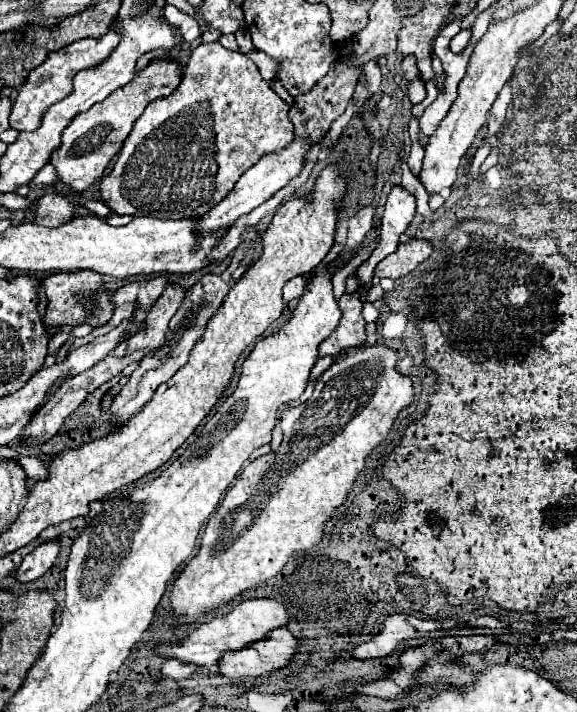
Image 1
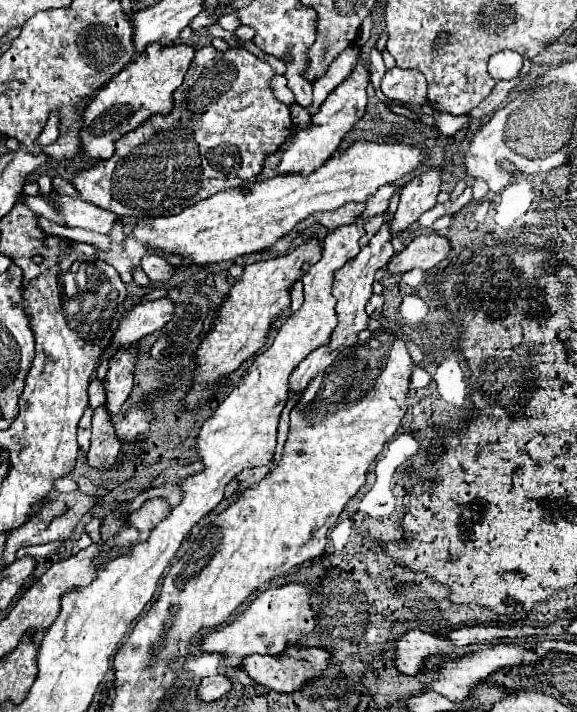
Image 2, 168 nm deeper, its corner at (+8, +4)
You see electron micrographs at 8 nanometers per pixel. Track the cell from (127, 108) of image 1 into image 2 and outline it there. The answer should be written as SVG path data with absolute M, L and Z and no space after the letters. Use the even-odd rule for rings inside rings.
M148 45L144 57L136 57L86 107L84 127L80 129L82 151L92 159L112 157L114 143L120 137L144 125L152 115L166 115L172 109L172 93L182 85L194 53L192 45Z

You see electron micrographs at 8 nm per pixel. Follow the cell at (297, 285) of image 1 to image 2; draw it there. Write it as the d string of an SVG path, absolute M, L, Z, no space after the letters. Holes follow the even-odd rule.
M296 281L296 283L292 285L292 289L290 289L290 299L292 299L290 309L292 309L292 311L296 311L296 309L302 305L302 301L304 301L304 293L302 293L302 281Z

